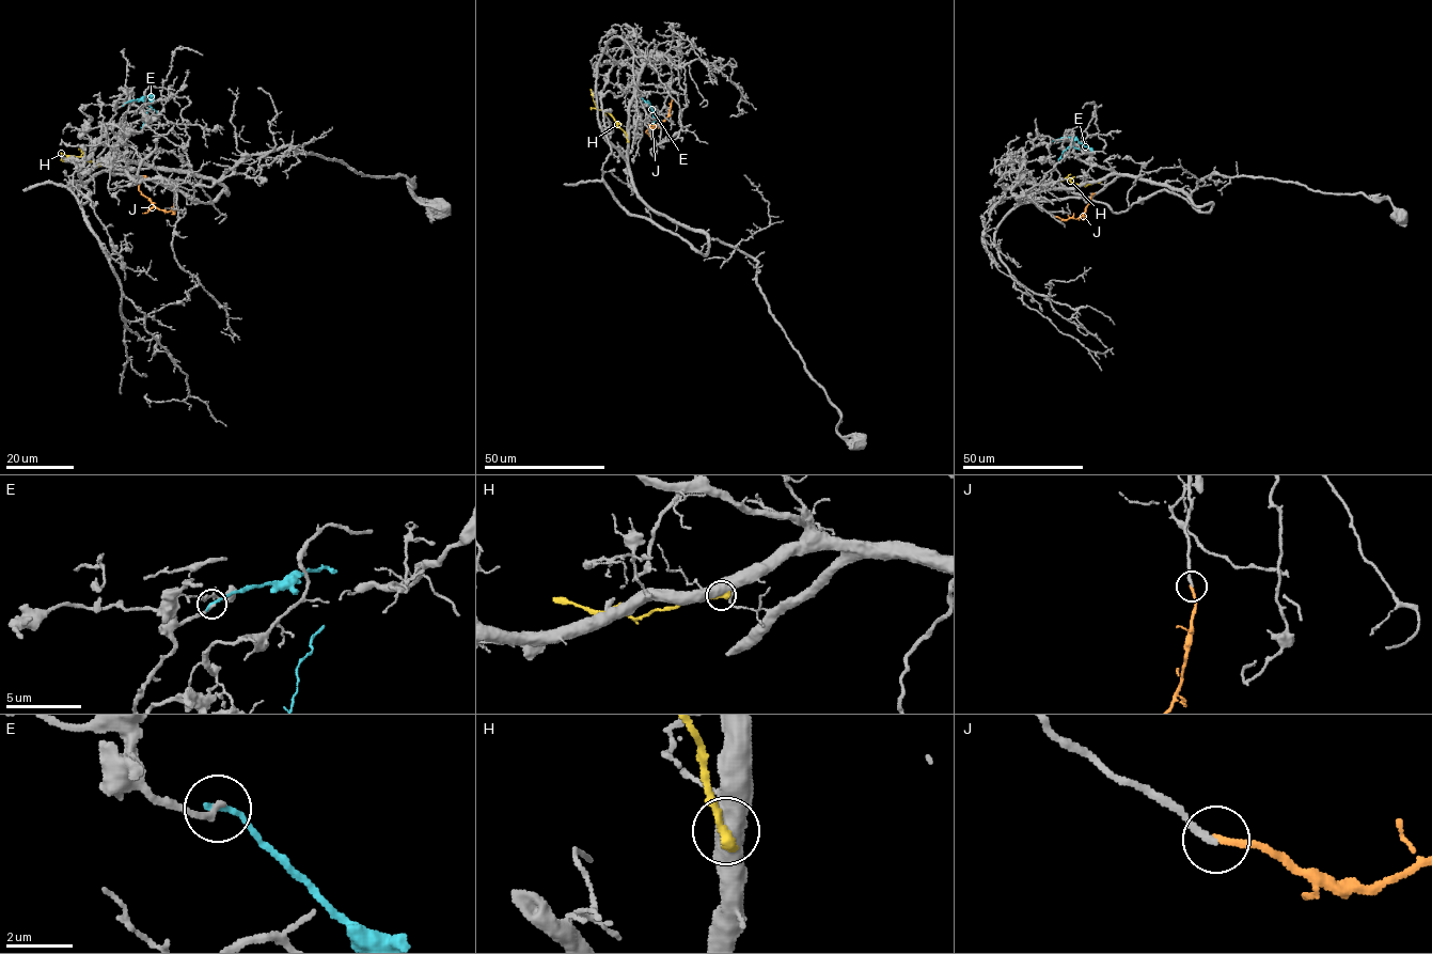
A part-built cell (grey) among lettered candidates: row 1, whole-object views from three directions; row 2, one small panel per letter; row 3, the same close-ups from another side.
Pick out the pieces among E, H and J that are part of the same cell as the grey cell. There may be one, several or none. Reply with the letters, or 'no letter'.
J

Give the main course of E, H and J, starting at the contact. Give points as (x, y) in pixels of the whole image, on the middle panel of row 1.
E: (635, 93), (654, 114), (648, 100)
H: (628, 141), (614, 120), (597, 109), (591, 89)
J: (672, 97), (670, 113), (645, 131), (649, 137)

